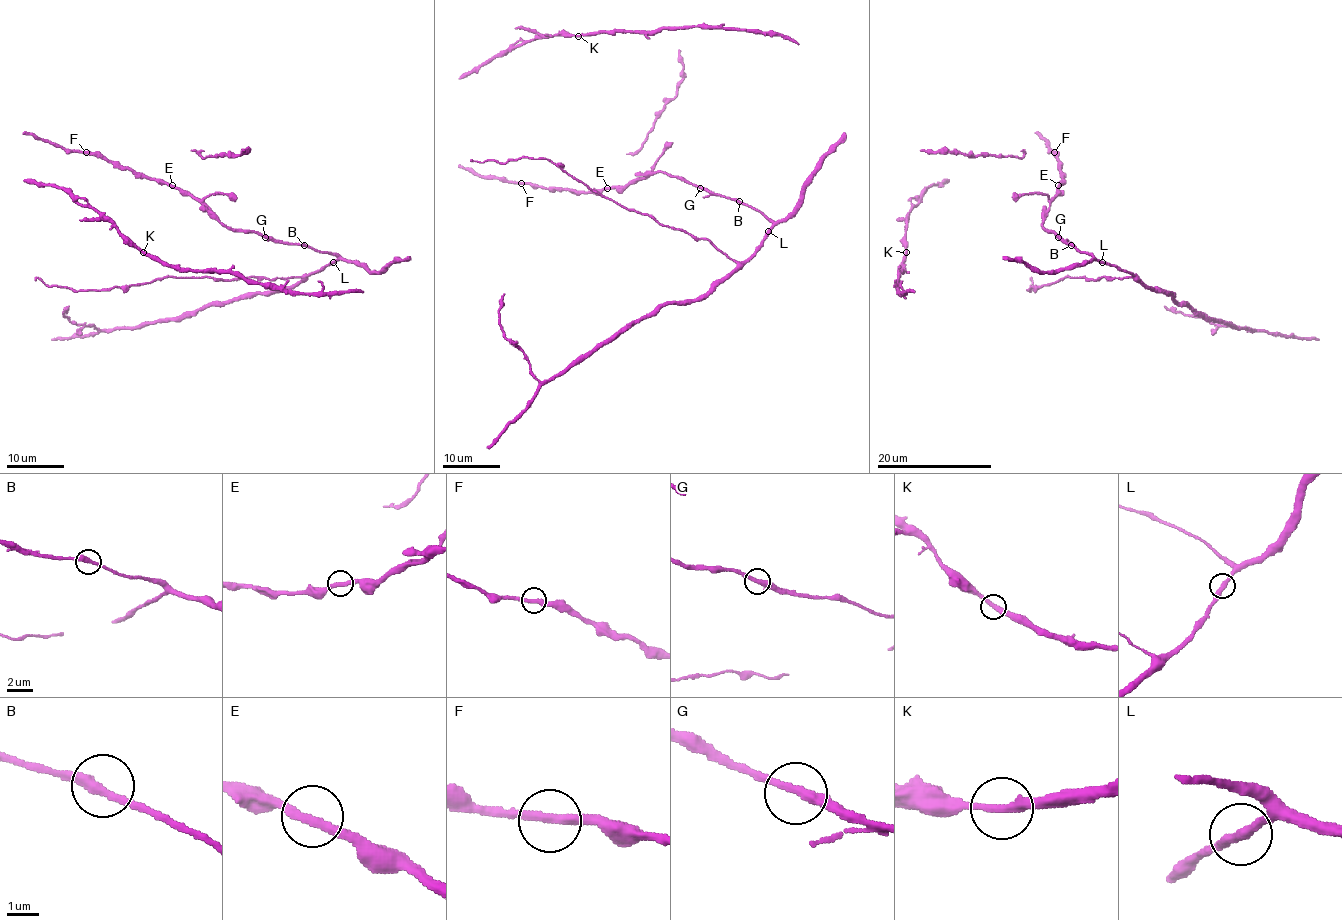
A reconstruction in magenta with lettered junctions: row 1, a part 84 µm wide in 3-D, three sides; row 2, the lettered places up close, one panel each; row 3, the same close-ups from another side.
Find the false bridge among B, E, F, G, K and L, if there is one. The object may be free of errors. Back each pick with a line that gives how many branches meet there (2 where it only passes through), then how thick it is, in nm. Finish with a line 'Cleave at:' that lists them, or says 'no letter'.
Cleave at: no letter

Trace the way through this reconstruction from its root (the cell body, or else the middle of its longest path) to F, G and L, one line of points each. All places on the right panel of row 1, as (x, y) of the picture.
F: (1060, 182), (1063, 178), (1054, 152)
G: (1060, 182), (1058, 192), (1042, 222), (1045, 229), (1058, 237)
L: (1060, 182), (1058, 192), (1042, 222), (1044, 228), (1078, 251), (1090, 252), (1101, 262)

